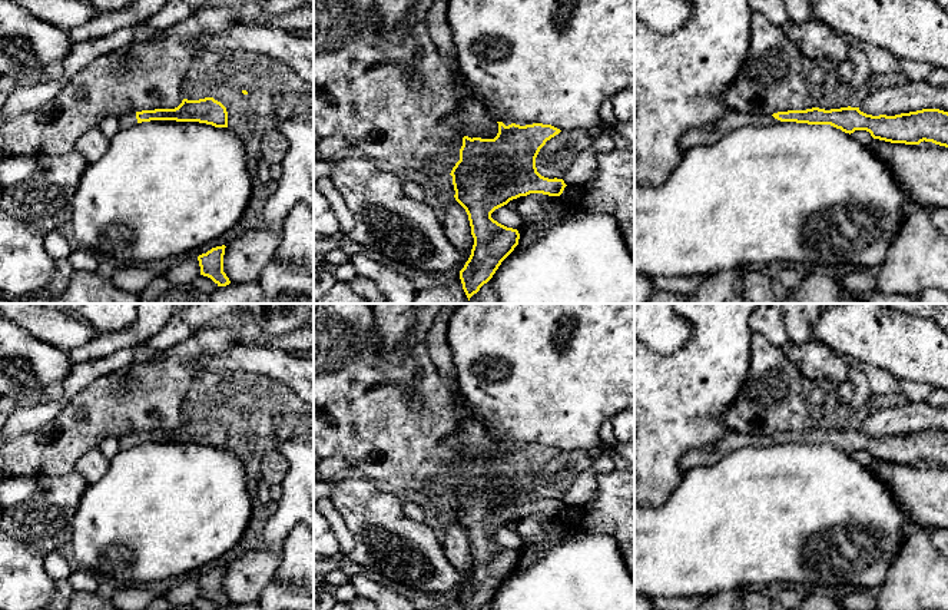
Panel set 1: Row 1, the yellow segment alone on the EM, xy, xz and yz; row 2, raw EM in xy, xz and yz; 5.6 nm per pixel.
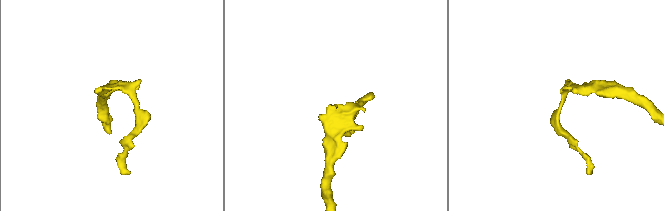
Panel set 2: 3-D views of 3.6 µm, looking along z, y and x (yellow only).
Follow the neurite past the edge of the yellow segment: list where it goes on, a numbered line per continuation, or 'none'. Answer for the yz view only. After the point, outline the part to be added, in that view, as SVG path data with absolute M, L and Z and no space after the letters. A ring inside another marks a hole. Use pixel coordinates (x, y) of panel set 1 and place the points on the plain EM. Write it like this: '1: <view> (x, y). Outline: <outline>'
1: yz (731, 441). Outline: M727 431L717 442L687 451L680 460L679 465L680 470L686 473L695 467L713 465L740 448L760 448L778 444L782 442L775 440L772 435L755 435L739 431Z

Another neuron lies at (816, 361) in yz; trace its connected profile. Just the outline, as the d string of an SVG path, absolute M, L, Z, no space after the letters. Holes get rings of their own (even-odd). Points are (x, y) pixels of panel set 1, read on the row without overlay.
M811 338L805 344L793 345L788 354L803 378L818 385L841 385L846 382L849 364L825 342Z

